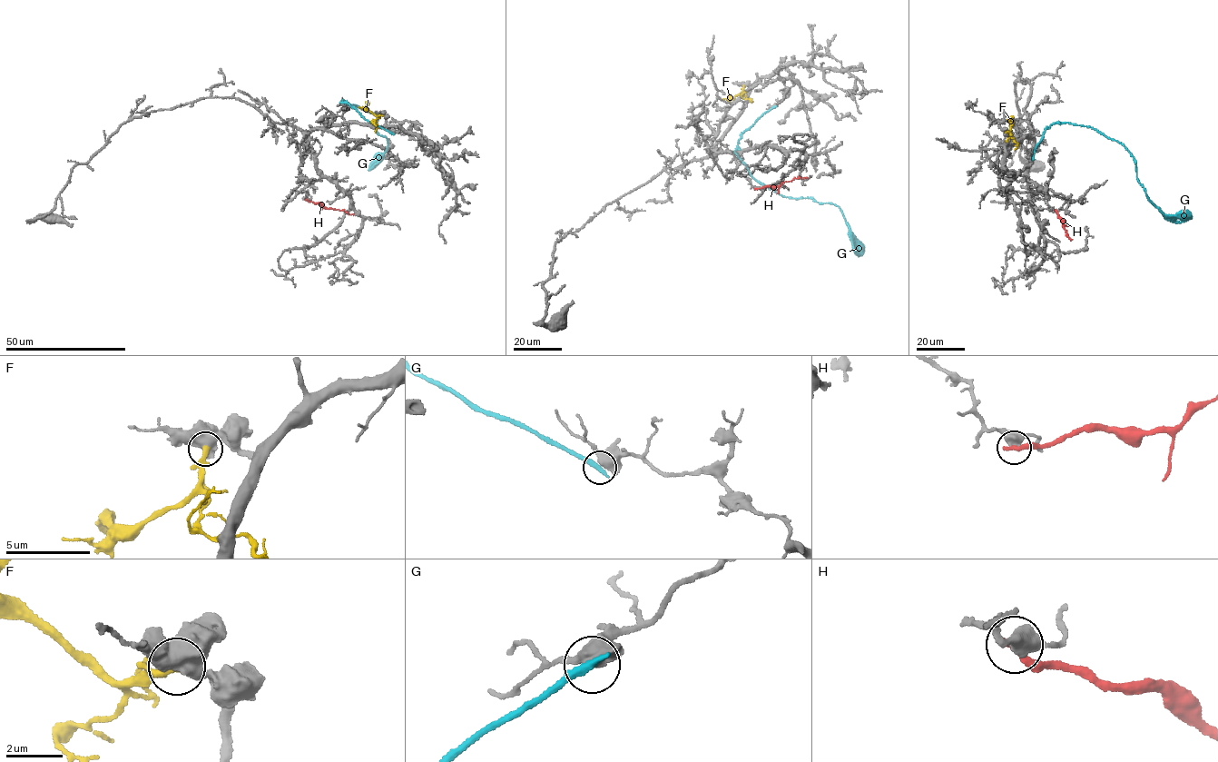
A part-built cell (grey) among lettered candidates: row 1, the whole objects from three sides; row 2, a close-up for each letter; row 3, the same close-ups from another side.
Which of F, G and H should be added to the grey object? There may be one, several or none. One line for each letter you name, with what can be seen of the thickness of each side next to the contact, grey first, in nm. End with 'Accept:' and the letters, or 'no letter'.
F: Thickness 550 nm (grey) against 320 nm
Accept: F

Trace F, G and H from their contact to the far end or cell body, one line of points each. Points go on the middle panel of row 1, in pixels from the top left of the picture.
F: (743, 85), (742, 97), (752, 101)
G: (774, 106), (741, 133), (737, 156), (751, 175), (777, 192), (839, 206), (862, 254)
H: (756, 188), (779, 186), (786, 182), (808, 178)

